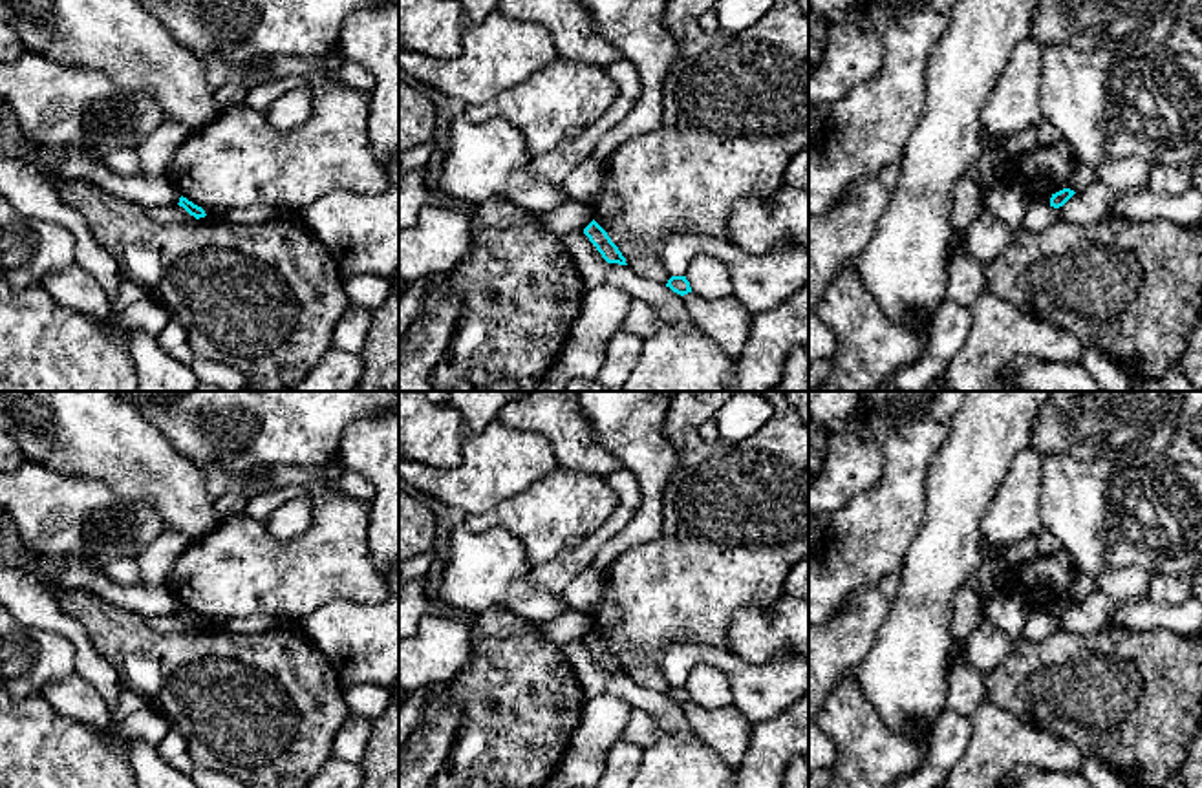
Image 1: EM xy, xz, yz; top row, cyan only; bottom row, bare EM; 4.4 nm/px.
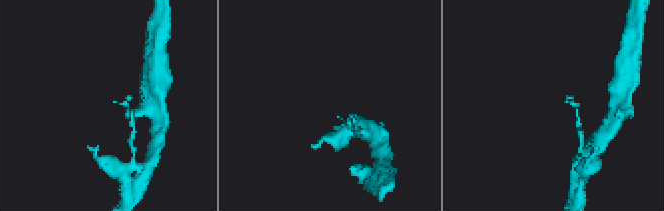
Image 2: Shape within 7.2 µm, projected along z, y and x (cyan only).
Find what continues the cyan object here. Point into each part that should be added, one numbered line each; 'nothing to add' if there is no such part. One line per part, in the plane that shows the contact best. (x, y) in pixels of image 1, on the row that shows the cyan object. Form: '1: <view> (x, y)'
nothing to add

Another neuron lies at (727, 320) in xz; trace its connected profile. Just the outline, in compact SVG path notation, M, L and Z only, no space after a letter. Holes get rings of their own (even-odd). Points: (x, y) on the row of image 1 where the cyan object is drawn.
M695 293L682 296L690 318L735 360L750 335L752 313L735 298L706 300Z

